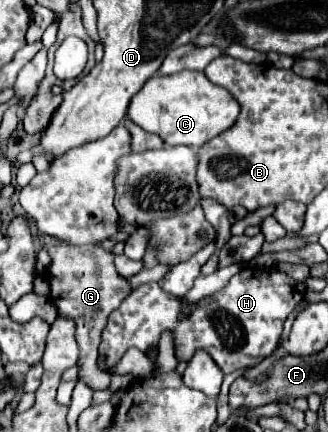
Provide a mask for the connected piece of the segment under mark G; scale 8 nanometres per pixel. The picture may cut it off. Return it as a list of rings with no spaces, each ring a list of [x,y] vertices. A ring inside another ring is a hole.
[[[55,245],[55,247],[43,247],[49,251],[53,263],[49,267],[47,279],[51,285],[51,301],[55,303],[57,311],[61,315],[67,315],[75,319],[77,323],[77,343],[81,347],[81,371],[79,377],[87,381],[93,389],[105,389],[109,385],[111,375],[99,371],[97,367],[97,349],[99,349],[99,339],[101,331],[107,323],[107,317],[113,309],[119,307],[127,295],[131,295],[133,287],[127,279],[123,279],[113,263],[113,253],[105,251],[103,247],[97,245],[83,245],[83,247],[71,247],[71,245]]]

